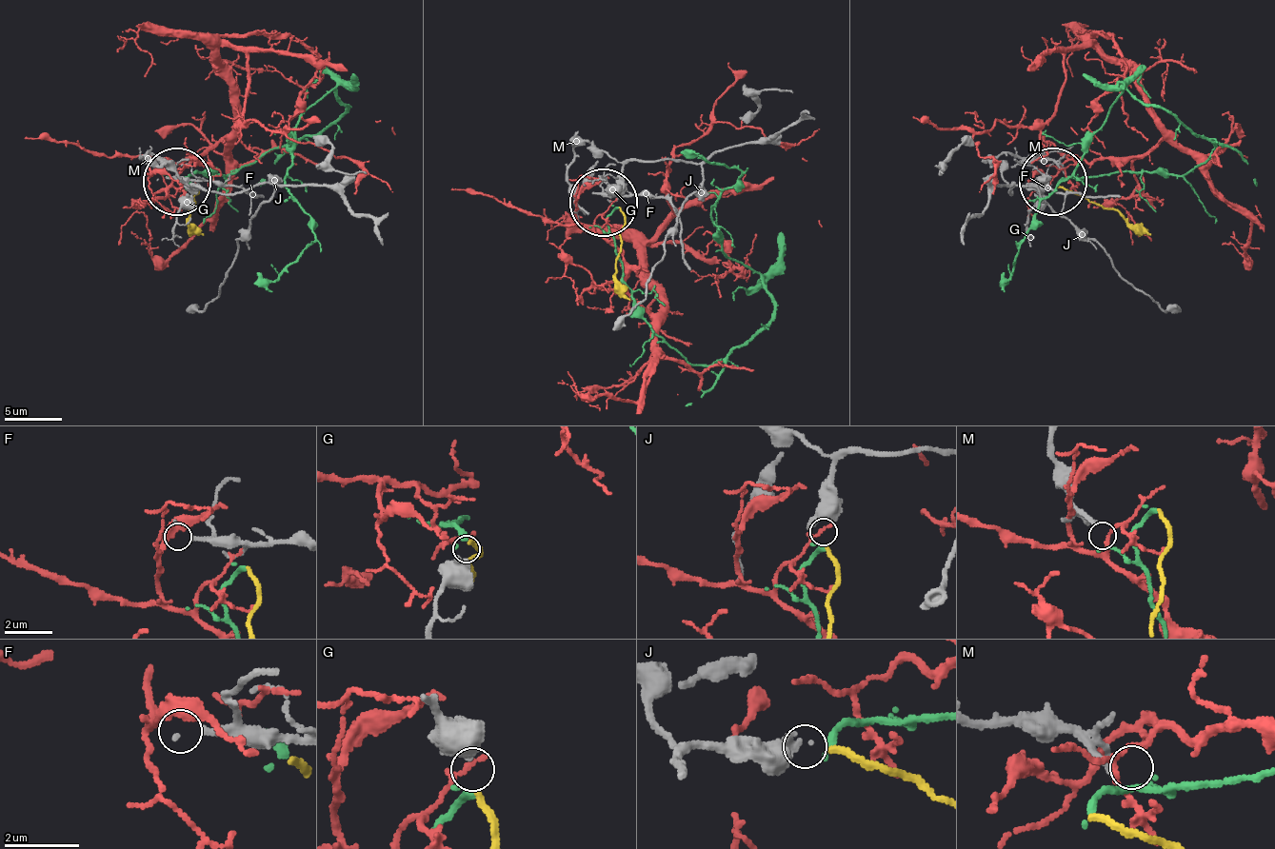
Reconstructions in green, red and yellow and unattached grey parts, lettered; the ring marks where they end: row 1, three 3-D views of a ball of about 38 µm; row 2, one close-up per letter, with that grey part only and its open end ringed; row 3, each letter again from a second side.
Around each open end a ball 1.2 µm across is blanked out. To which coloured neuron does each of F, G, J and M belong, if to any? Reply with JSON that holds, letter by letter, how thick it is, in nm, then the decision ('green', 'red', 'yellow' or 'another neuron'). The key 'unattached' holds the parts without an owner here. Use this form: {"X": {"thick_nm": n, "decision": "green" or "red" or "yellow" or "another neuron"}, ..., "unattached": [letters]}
{"F": {"thick_nm": 40, "decision": "another neuron"}, "G": {"thick_nm": 600, "decision": "green"}, "J": {"thick_nm": 480, "decision": "yellow"}, "M": {"thick_nm": 200, "decision": "another neuron"}, "unattached": ["F", "M"]}

